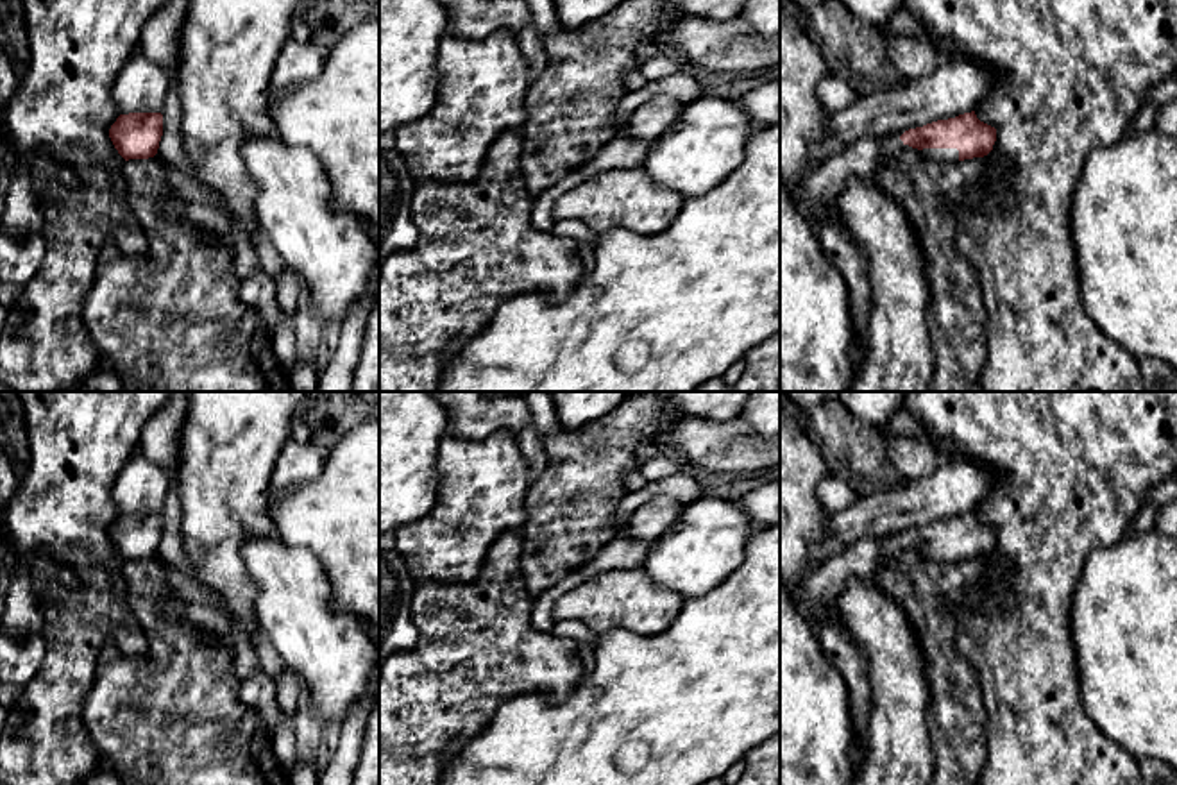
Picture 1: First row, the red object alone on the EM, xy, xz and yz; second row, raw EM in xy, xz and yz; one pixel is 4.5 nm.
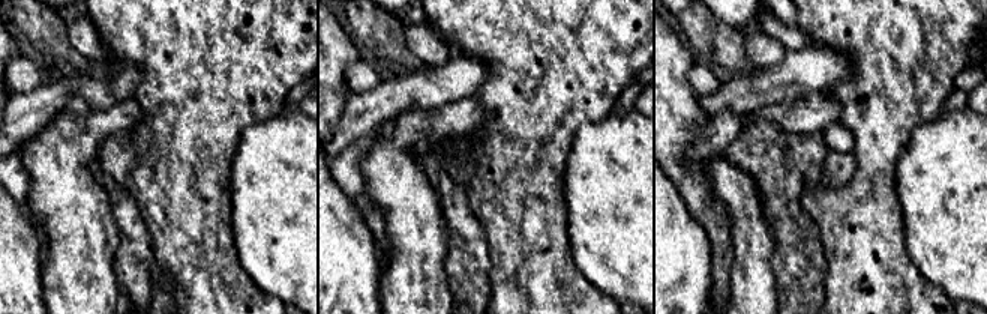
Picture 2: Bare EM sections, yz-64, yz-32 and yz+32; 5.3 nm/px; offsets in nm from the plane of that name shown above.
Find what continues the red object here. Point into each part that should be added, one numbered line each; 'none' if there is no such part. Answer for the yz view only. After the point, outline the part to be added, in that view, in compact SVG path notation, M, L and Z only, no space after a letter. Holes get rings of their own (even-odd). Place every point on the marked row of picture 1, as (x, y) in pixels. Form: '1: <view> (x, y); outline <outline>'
1: yz (941, 154); outline M923 148L919 150L925 157L937 159L937 161L959 161L957 148Z

